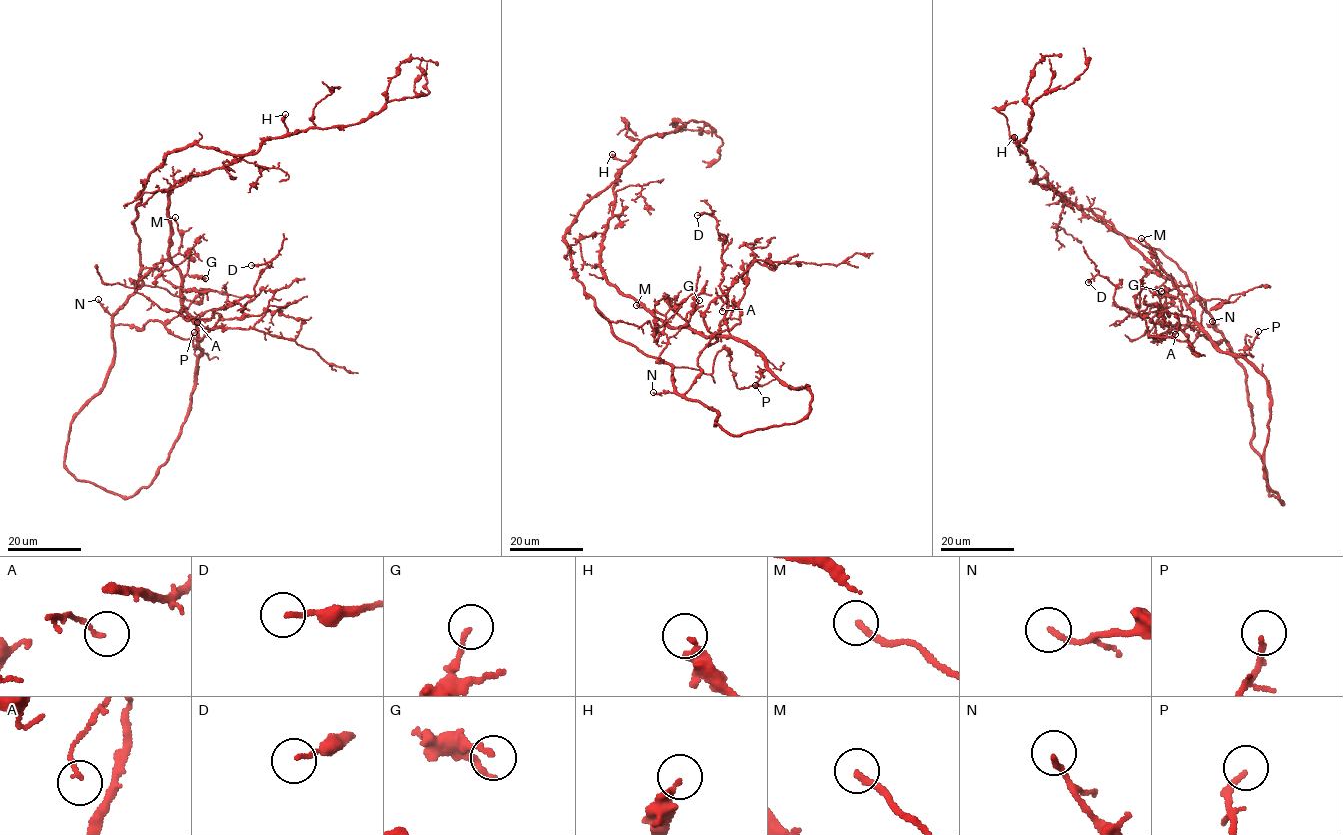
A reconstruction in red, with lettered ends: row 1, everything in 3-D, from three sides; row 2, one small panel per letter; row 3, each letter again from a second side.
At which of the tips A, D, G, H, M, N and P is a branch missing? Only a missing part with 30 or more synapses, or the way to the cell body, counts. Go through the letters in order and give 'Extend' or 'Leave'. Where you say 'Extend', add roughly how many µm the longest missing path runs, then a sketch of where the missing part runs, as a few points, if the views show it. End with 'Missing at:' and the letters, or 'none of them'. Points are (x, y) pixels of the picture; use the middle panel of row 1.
A: Leave
D: Leave
G: Leave
H: Leave
M: Leave
N: Extend. Missing length about 50 µm. Course of what is missing: (653, 392), (640, 373), (632, 371), (607, 338), (591, 322), (557, 302), (547, 301)
P: Leave
Missing at: N

